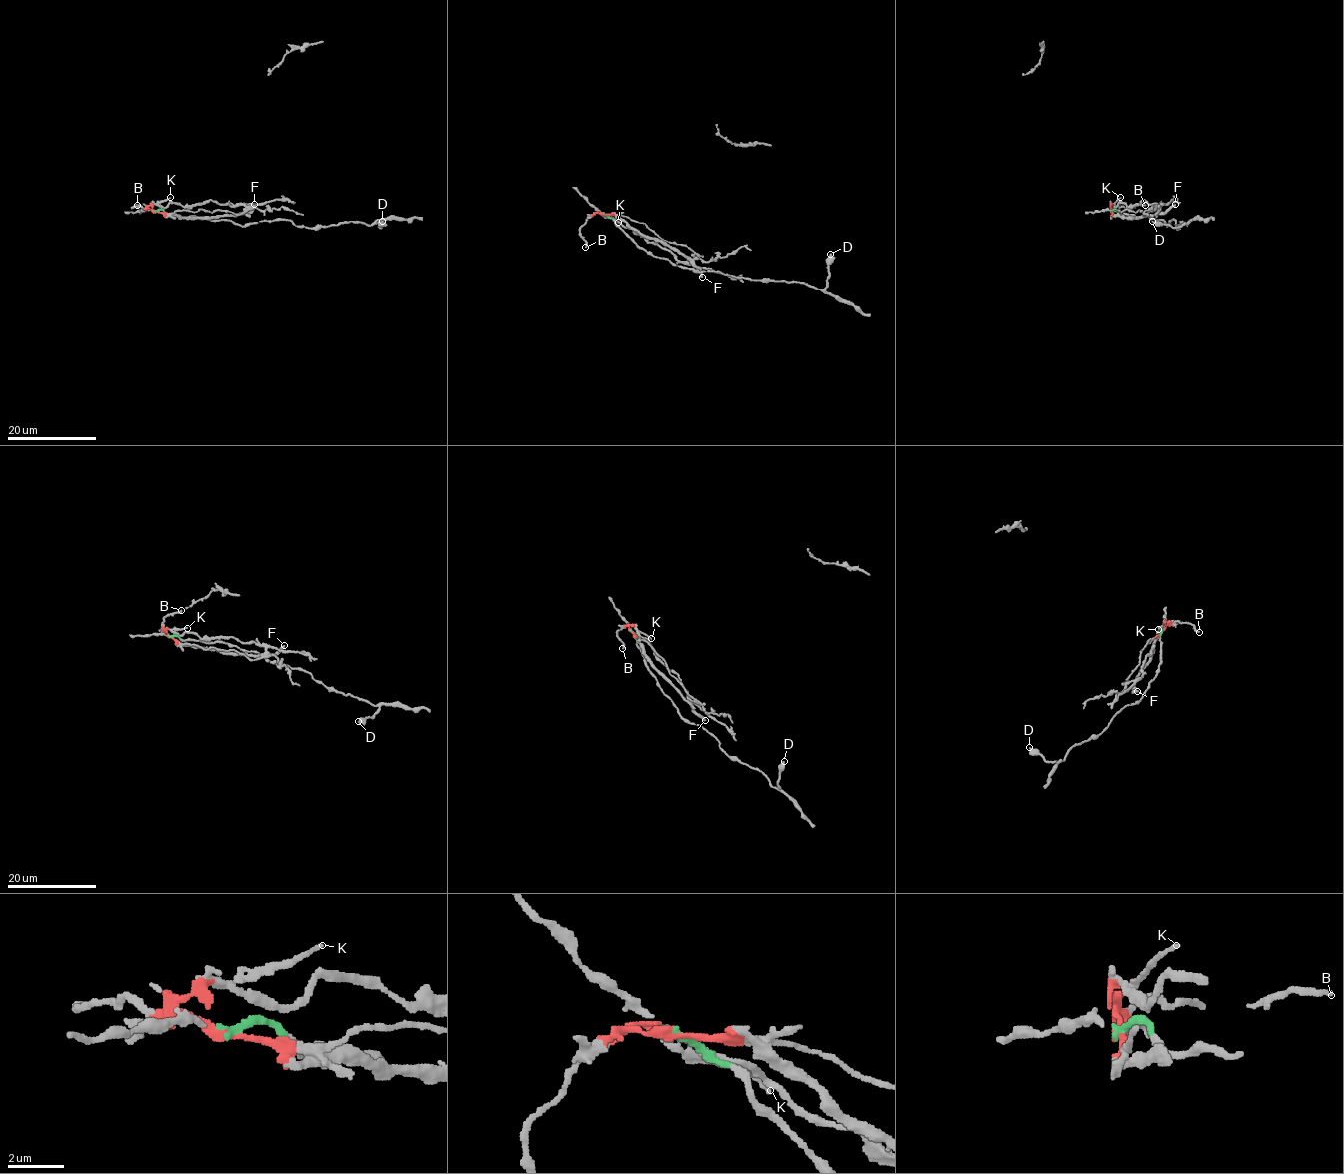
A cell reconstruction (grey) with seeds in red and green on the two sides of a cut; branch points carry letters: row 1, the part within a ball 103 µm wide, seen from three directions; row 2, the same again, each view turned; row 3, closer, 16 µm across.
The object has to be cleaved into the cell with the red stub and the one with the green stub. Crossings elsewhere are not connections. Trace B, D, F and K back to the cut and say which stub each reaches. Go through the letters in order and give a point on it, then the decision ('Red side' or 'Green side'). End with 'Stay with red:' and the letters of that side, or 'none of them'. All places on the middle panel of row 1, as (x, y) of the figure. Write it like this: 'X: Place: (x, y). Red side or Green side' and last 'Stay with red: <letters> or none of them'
B: Place: (585, 247). Red side
D: Place: (830, 254). Green side
F: Place: (702, 277). Red side
K: Place: (618, 222). Red side
Stay with red: B, F, K

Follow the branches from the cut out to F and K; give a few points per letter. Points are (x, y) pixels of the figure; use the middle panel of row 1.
F: (602, 214), (618, 215), (643, 235), (672, 246), (702, 276)
K: (602, 214), (618, 223)

